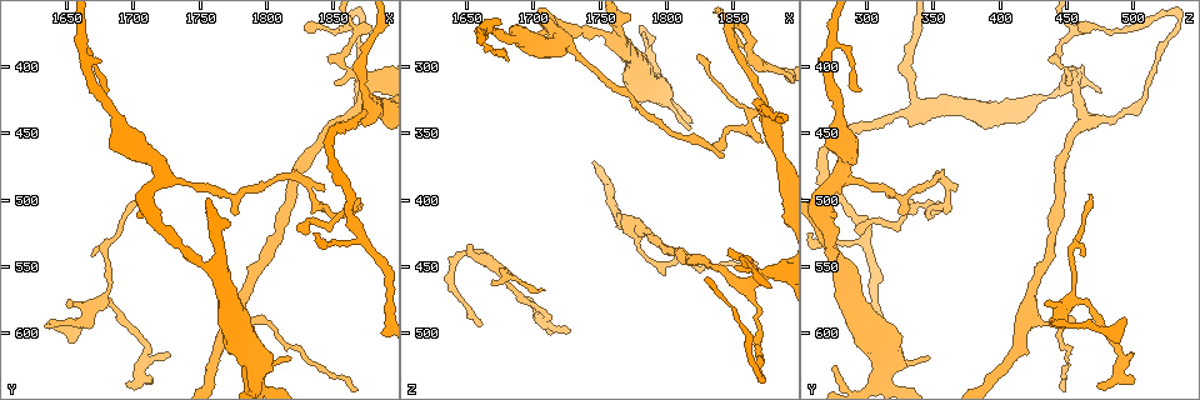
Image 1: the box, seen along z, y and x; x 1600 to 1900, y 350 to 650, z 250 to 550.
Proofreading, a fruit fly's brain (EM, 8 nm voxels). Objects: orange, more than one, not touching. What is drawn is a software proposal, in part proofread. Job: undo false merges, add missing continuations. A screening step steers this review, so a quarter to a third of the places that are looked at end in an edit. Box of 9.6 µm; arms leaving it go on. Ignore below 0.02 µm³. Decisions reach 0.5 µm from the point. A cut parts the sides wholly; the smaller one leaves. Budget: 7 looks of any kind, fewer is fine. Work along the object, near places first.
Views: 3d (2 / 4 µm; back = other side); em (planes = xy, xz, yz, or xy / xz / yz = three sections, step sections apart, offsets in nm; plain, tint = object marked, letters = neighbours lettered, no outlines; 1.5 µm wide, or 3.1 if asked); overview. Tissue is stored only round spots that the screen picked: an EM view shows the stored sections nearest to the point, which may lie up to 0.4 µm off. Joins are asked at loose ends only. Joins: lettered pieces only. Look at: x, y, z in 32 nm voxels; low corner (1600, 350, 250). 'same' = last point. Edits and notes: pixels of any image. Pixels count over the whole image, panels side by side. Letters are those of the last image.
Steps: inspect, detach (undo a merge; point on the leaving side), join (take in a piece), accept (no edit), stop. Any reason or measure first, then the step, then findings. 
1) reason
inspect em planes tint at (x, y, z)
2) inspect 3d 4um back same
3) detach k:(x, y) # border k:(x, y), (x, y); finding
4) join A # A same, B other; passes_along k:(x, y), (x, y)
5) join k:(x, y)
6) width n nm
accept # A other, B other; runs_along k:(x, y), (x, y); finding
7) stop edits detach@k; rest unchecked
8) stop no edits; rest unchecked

tapers out
inspect 3d 2um at (1660, 588, 496)

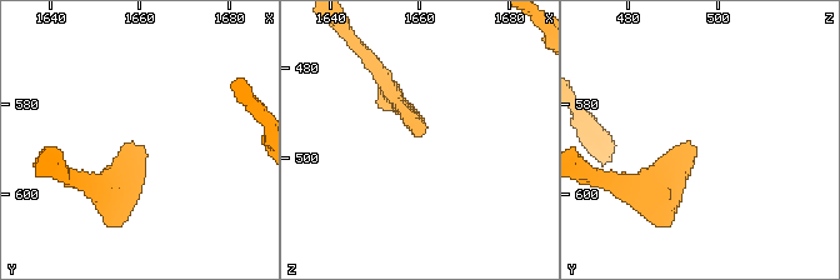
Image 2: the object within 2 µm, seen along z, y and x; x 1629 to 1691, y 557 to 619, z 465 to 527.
need the tissue
inspect em xy step 4 letters at (1660, 590, 495)

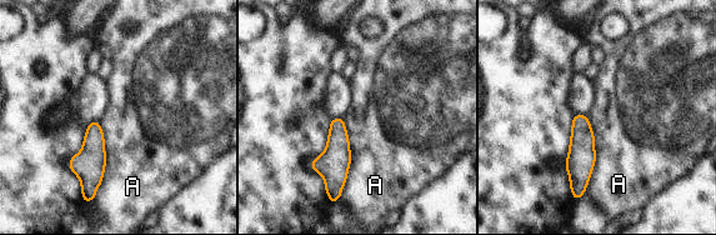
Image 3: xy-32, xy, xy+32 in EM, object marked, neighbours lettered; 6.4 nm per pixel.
another direction
inspect em planes letters same

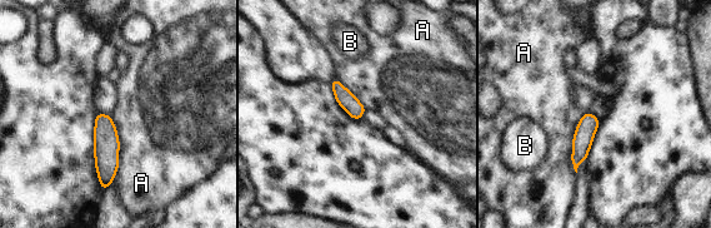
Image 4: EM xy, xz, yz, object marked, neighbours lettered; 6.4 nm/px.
accept # A other, B other; runs_along 4:(99, 117), (105, 129), (104, 184); none of them fits

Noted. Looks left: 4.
abrupt turn
inspect 3d 4um at (1652, 592, 438)

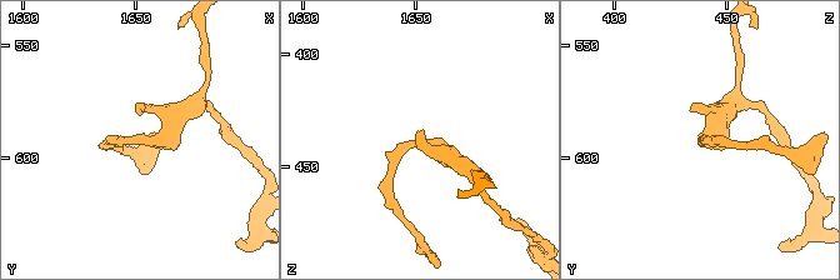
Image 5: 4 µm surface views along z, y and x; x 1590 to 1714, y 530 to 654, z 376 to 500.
need the tissue
inspect em yz step 8 tint at (1651, 592, 440)

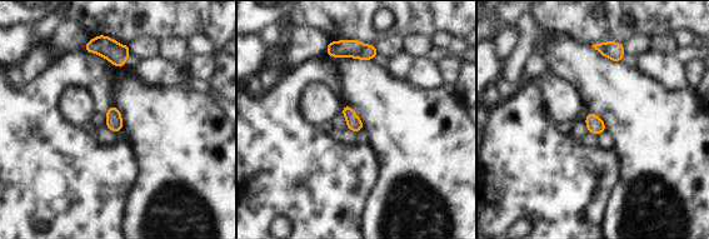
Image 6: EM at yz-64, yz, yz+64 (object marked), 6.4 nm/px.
cut it another way
inspect em planes letters same

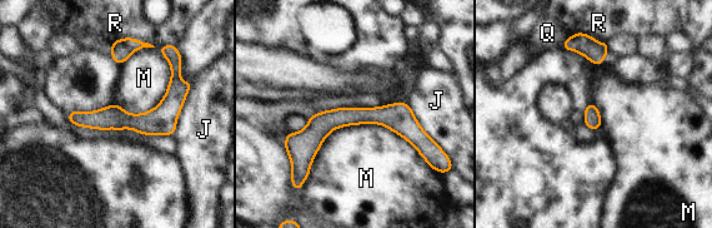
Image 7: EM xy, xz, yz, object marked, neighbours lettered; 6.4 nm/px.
accept # J other, M other, Q other, R other; runs_along 7:(287, 142), (390, 115), (425, 144); continuous, no second cell

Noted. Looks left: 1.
stop no edits; rest unchecked

